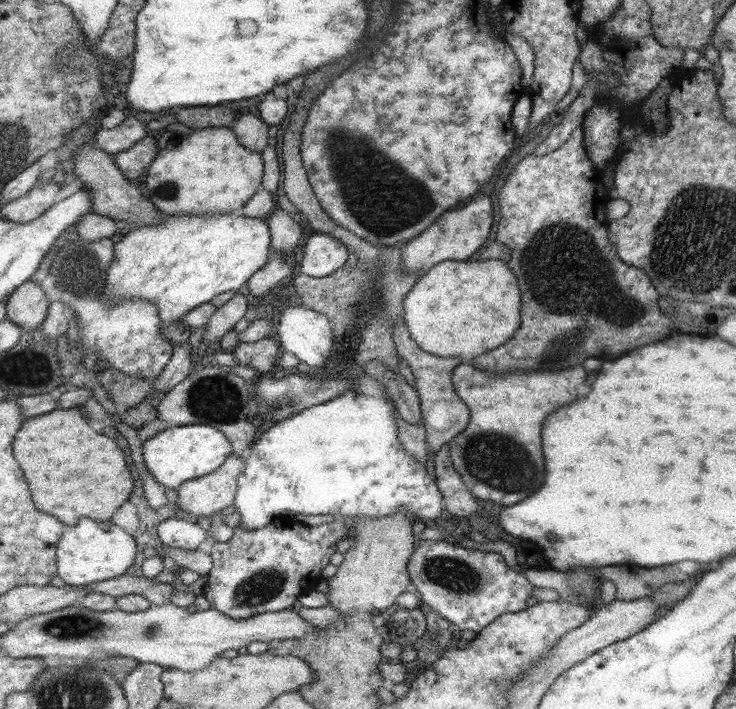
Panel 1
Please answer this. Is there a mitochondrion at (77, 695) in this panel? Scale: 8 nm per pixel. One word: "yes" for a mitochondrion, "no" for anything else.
yes

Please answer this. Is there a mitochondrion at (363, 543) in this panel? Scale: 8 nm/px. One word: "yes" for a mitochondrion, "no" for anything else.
no

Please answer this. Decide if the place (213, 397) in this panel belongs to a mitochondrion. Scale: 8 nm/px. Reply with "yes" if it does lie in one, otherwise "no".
yes

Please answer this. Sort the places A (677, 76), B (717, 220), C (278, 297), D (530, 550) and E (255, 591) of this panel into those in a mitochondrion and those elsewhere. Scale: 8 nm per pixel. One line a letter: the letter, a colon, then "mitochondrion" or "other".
A: other
B: mitochondrion
C: other
D: other
E: mitochondrion

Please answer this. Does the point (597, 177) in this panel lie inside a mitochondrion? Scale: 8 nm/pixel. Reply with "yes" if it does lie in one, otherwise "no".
no

